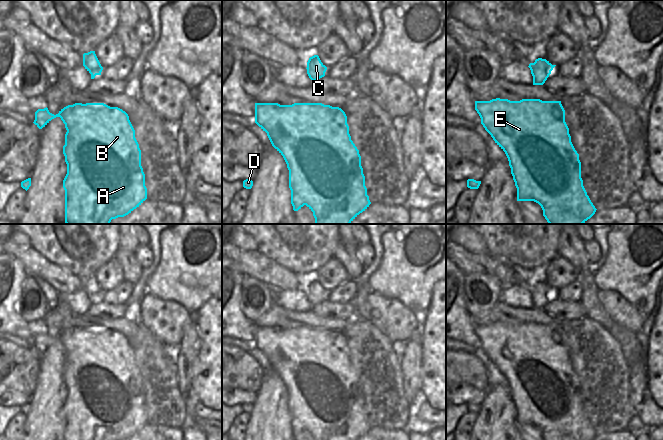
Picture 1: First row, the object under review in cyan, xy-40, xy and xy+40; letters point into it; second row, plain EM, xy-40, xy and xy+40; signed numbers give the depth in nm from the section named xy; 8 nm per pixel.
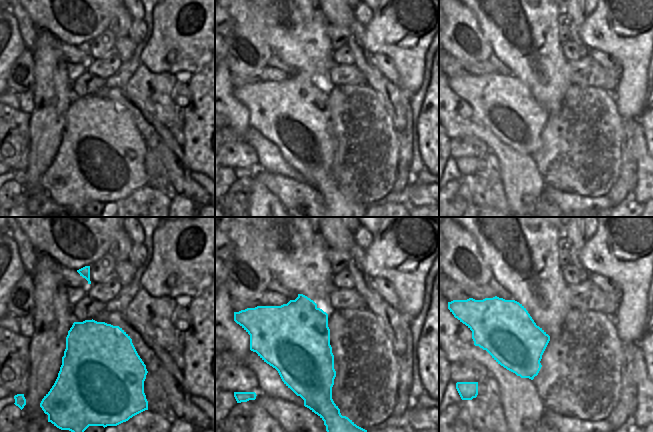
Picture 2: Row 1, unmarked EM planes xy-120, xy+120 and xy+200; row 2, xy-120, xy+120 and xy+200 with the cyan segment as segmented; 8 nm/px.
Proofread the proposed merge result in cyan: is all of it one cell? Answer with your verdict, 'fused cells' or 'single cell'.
fused cells

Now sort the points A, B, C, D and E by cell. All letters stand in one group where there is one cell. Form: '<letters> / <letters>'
A B C E / D

